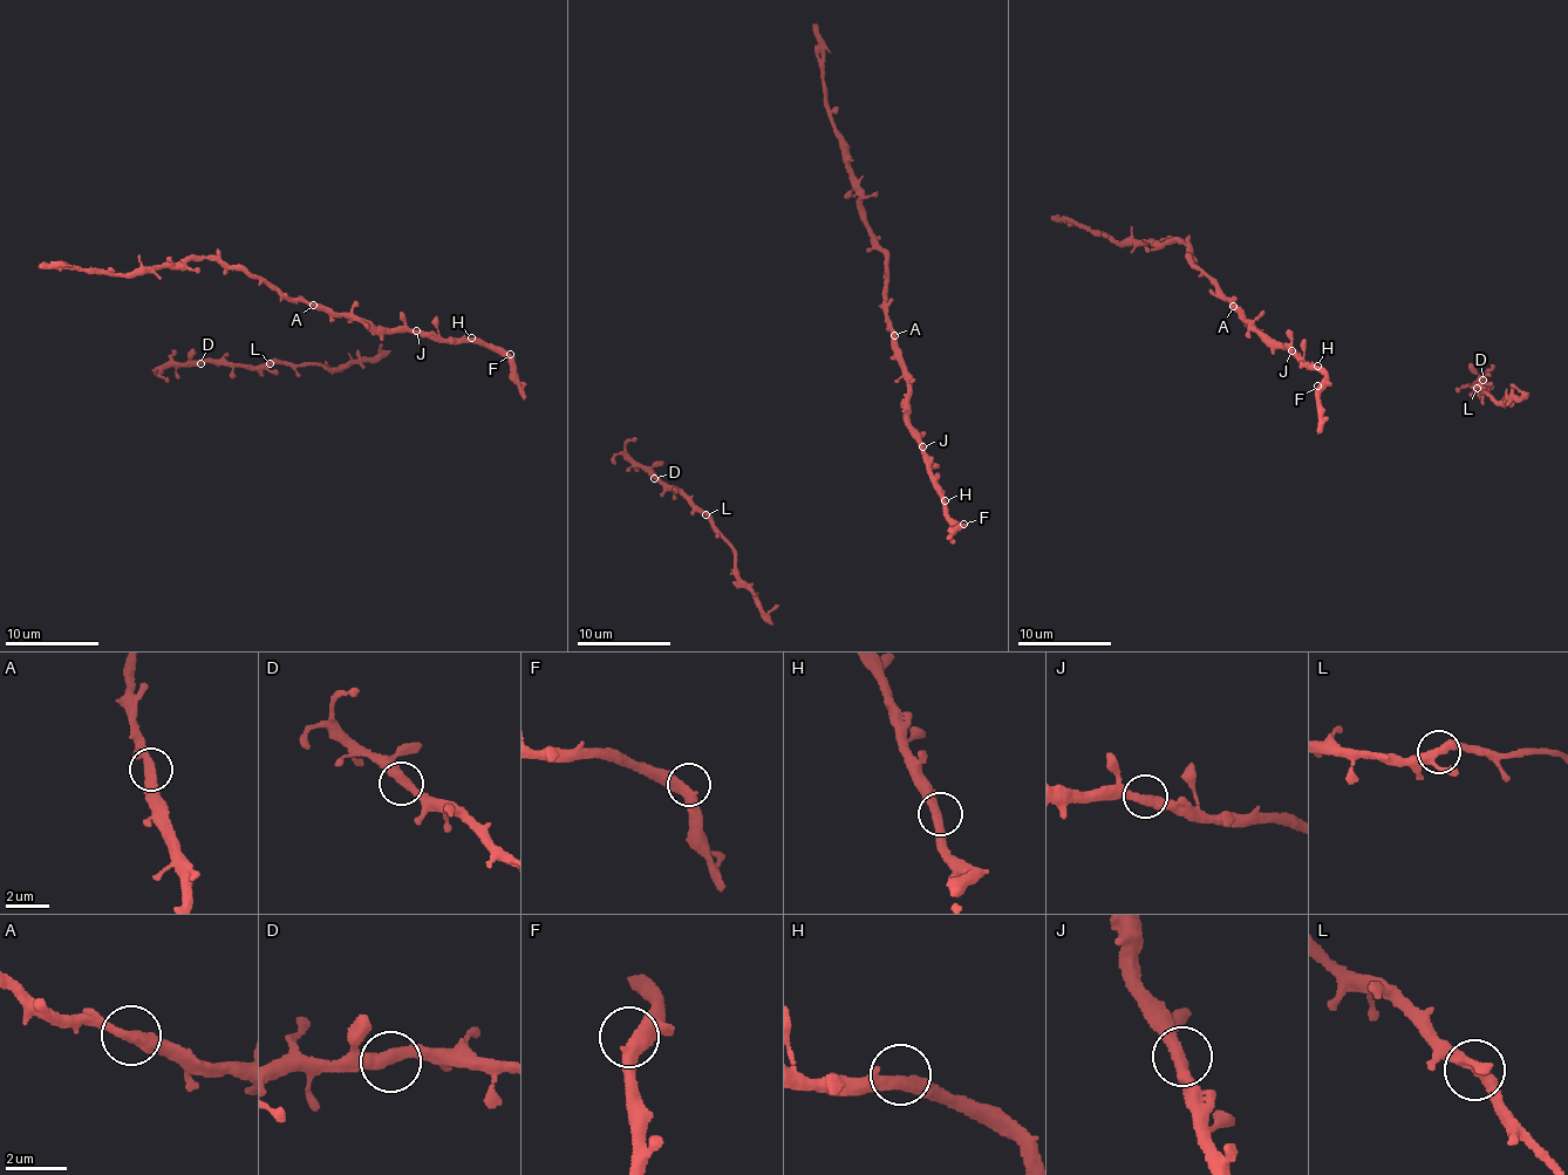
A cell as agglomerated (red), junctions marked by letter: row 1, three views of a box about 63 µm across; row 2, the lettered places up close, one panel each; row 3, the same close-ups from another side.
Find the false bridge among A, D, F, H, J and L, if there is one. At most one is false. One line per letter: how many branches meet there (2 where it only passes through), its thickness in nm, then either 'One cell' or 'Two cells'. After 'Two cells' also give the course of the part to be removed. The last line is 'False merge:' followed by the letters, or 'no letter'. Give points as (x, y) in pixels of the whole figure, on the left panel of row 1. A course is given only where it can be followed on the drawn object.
A: Branches: 2. Thickness 400 nm. One cell
D: Branches: 2. Thickness 400 nm. One cell
F: Branches: 2. Thickness 420 nm. One cell
H: Branches: 2. Thickness 380 nm. One cell
J: Branches: 2. Thickness 400 nm. One cell
L: Branches: 3. Thickness 320 nm. One cell
False merge: no letter

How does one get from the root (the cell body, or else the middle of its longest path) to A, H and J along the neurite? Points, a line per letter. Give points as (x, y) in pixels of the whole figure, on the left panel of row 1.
A: (445, 341), (420, 333), (370, 327), (313, 305)
H: (445, 341), (471, 337)
J: (445, 341), (416, 330)

